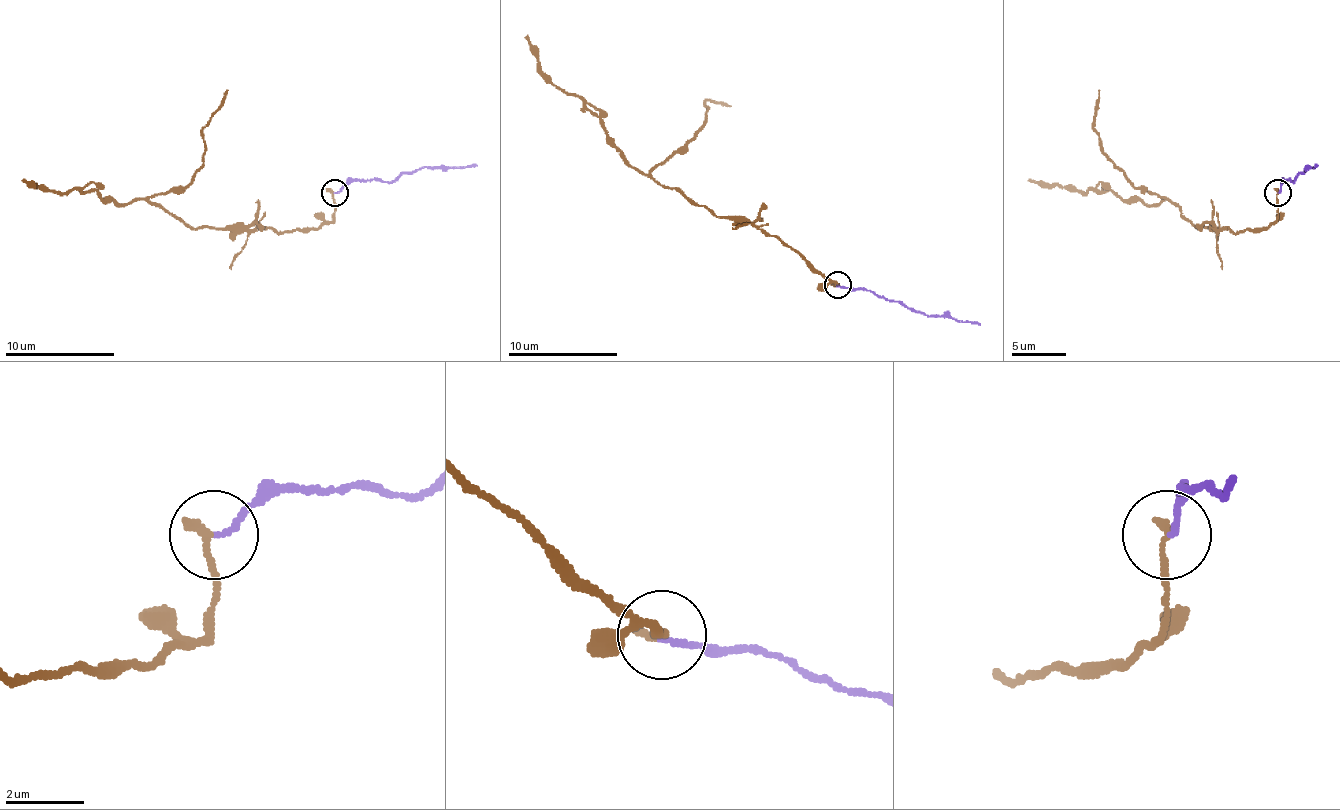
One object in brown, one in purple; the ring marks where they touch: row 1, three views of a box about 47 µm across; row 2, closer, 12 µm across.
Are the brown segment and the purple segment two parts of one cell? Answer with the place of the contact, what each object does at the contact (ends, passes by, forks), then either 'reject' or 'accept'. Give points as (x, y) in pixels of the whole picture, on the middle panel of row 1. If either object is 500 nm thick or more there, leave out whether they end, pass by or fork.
place (837, 285); brown ends; purple ends; reject

